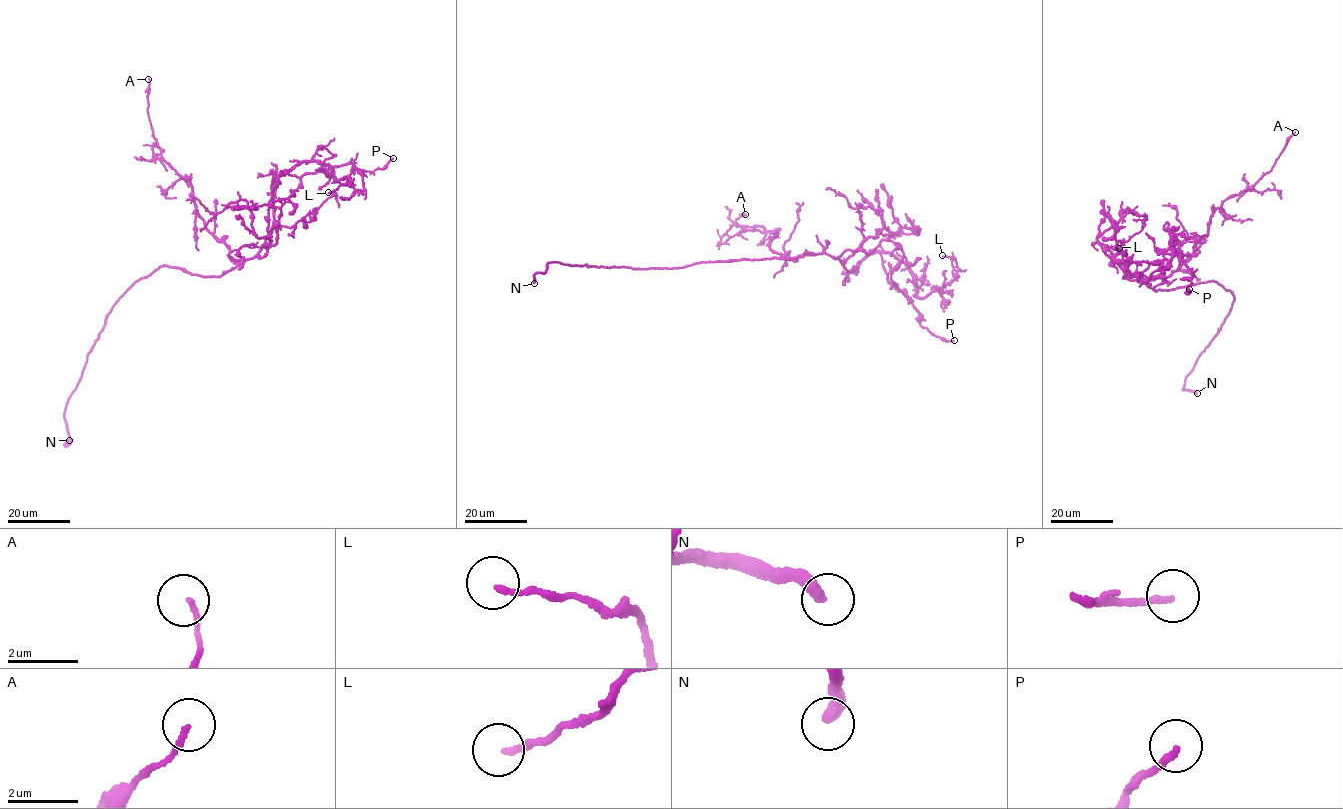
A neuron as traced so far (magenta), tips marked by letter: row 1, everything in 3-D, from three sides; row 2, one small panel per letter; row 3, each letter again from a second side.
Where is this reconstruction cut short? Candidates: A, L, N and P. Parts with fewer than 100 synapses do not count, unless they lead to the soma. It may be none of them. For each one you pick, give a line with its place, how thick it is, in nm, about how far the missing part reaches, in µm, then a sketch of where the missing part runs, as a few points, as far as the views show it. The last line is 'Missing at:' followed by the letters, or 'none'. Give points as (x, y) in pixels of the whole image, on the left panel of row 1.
N: at (69, 440); 360 nm thick; about 45 µm are missing; missing branch runs (69, 440), (69, 445), (74, 444), (63, 448), (64, 438), (58, 449), (69, 453), (54, 454)
Missing at: N

